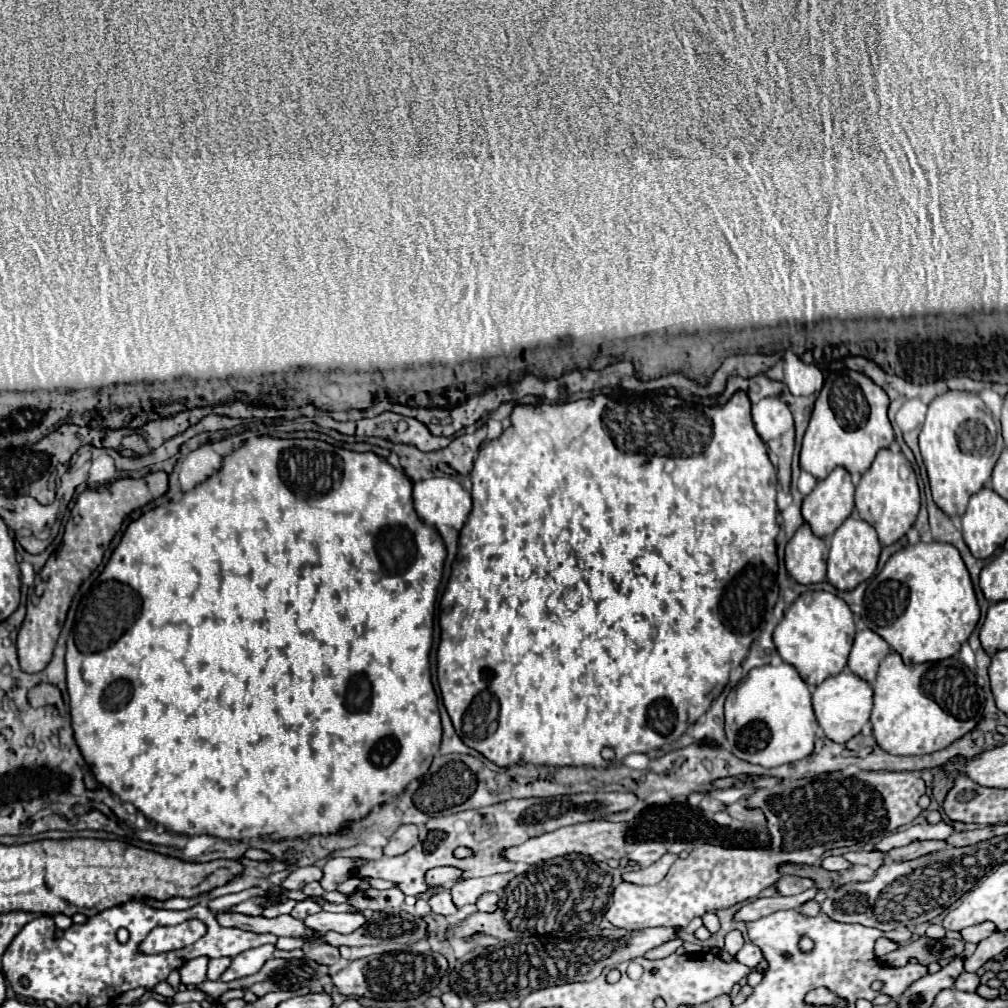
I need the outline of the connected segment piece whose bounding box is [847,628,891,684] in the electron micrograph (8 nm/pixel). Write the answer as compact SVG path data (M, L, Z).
M865 628L855 636L847 666L851 672L859 674L863 680L873 684L877 676L877 668L889 652L891 652L889 644L877 632Z

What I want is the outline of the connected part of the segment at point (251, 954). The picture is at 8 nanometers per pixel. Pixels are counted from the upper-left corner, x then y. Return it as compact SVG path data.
M265 944L265 946L253 948L253 950L245 950L243 954L237 954L233 958L231 966L223 972L221 980L223 982L229 982L229 980L235 980L235 978L243 978L243 976L249 976L249 974L259 972L261 966L269 958L273 958L273 950L275 950L273 944Z

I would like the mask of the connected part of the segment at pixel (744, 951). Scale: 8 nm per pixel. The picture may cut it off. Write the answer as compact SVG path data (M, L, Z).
M747 942L735 956L735 960L745 964L745 966L757 966L761 962L761 958L763 958L761 950L755 944L751 944L751 942Z

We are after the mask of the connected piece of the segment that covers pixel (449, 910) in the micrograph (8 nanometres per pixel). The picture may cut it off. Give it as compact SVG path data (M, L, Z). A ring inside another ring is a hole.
M437 890L437 892L433 892L427 902L429 902L429 906L431 906L431 910L433 910L435 914L449 916L449 914L455 914L455 912L457 912L457 908L455 908L455 904L451 902L451 896L449 896L447 890Z

